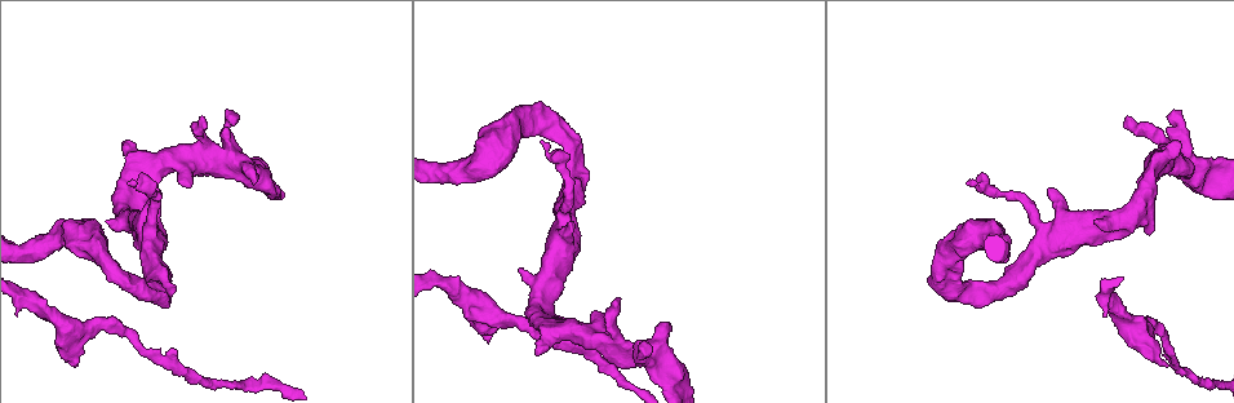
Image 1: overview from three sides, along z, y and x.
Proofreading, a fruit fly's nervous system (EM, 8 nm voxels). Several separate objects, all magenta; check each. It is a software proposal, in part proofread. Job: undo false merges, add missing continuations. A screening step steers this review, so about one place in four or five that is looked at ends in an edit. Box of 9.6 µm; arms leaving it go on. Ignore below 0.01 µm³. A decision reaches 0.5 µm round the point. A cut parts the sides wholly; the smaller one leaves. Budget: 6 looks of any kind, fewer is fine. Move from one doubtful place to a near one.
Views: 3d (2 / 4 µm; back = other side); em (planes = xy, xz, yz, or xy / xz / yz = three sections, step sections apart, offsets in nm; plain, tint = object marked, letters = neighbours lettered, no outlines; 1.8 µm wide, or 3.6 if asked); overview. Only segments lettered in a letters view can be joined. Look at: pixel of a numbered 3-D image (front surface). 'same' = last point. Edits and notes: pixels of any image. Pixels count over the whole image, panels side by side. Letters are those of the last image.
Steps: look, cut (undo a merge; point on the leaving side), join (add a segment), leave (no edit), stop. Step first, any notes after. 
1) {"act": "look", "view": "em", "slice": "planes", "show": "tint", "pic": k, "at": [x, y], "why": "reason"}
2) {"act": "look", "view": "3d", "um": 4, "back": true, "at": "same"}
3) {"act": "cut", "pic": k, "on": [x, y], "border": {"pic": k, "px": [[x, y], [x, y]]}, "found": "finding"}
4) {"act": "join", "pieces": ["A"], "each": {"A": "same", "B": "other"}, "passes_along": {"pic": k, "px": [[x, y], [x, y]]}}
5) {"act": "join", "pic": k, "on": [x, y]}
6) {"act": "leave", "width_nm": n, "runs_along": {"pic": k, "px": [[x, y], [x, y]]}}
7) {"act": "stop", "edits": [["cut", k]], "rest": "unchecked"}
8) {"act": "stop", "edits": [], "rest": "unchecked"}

{"act": "look", "view": "3d", "um": 4, "pic": 1, "at": [947, 259], "why": "calibre changes"}

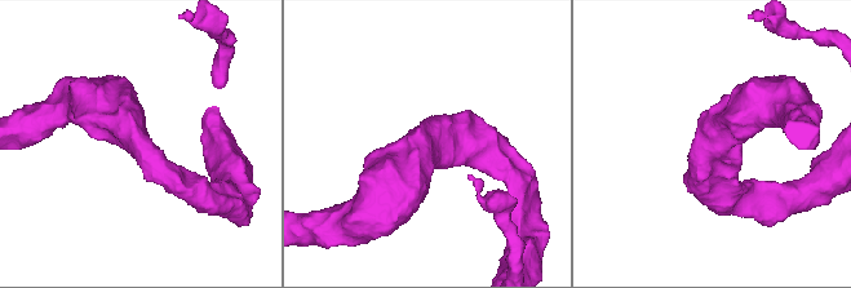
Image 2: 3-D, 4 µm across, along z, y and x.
{"act": "look", "view": "em", "um": 3.6, "slice": "xy", "step": 8, "show": "plain", "pic": 2, "at": [716, 143], "why": "need the tissue"}

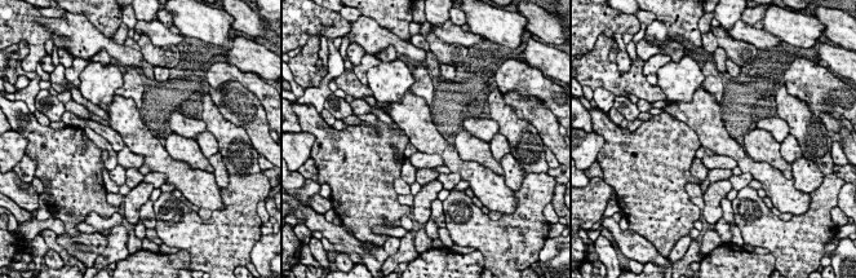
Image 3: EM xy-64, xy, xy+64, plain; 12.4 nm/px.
{"act": "look", "view": "em", "um": 3.6, "slice": "xy", "step": 8, "show": "letters", "at": "same", "why": "see the neighbours"}

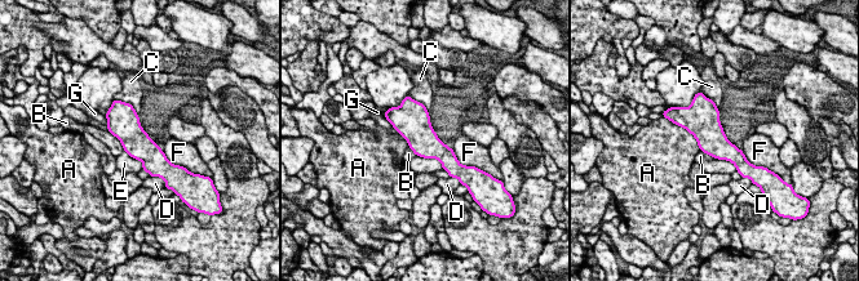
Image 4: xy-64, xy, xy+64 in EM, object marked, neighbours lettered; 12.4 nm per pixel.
{"act": "leave", "each": {"A": "other", "B": "other", "C": "other", "D": "other", "E": "other", "F": "other", "G": "other"}, "border": {"pic": 4, "px": [[416, 154], [435, 157], [443, 169]]}, "found": "continuous, no second neuron"}

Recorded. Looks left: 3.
{"act": "look", "view": "em", "slice": "planes", "show": "letters", "pic": 1, "at": [127, 184], "why": "an open end"}

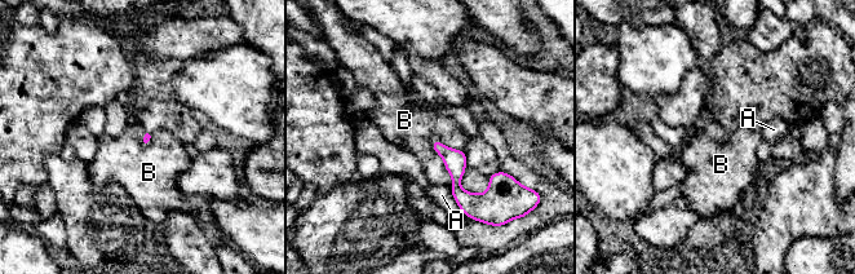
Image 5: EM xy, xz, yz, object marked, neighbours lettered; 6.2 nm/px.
{"act": "leave", "each": {"A": "other", "B": "other"}, "border": {"pic": 5, "px": [[433, 138], [432, 147], [452, 184]]}, "found": "none of them fits"}

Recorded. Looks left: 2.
{"act": "look", "view": "em", "slice": "planes", "show": "tint", "pic": 1, "at": [599, 313], "why": "branch stops here"}

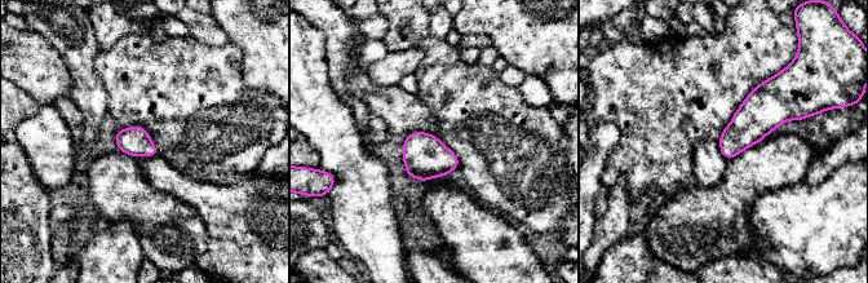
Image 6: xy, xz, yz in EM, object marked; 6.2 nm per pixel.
{"act": "look", "view": "em", "slice": "planes", "show": "letters", "at": "same"}

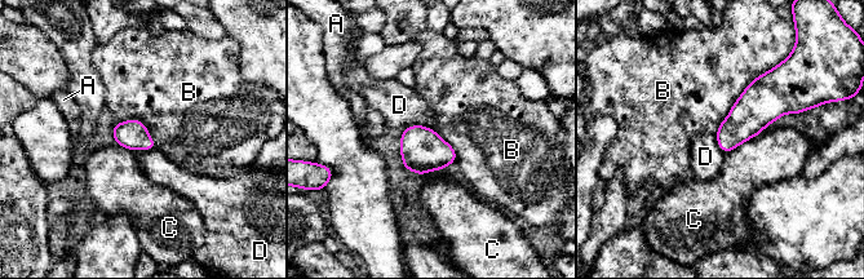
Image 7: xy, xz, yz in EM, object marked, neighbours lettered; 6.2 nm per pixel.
{"act": "leave", "longest_contact_nm": ["B", 600], "each": {"A": "other", "B": "other", "C": "other", "D": "other"}, "border": {"pic": 7, "px": [[778, 65], [744, 89], [714, 134]]}, "found": "none of them fits"}

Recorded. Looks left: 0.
{"act": "stop", "edits": [], "rest": "unchecked"}

